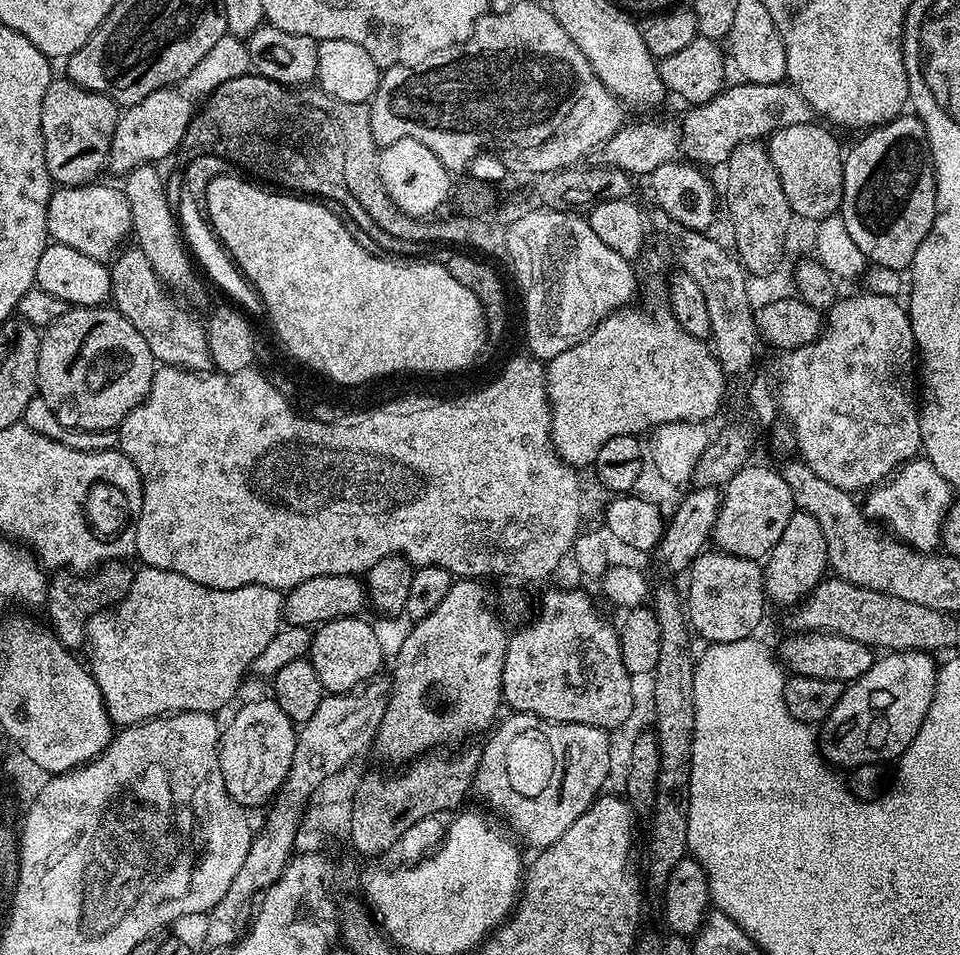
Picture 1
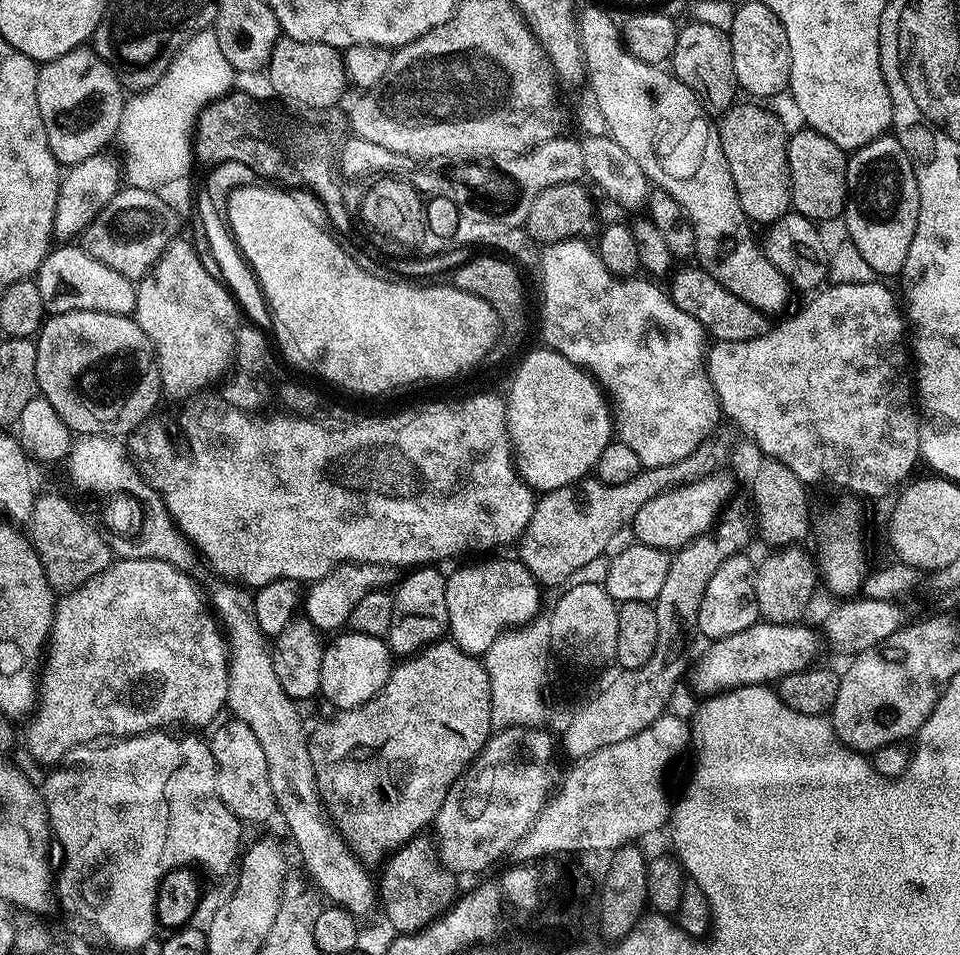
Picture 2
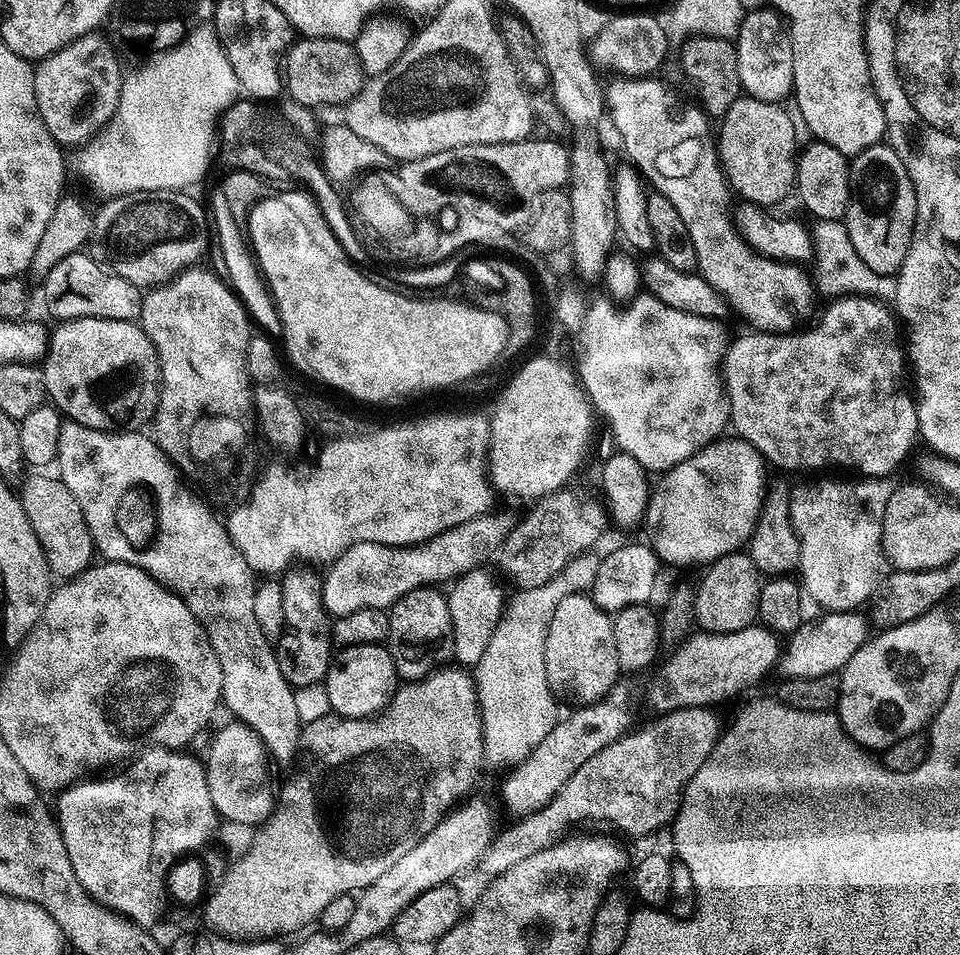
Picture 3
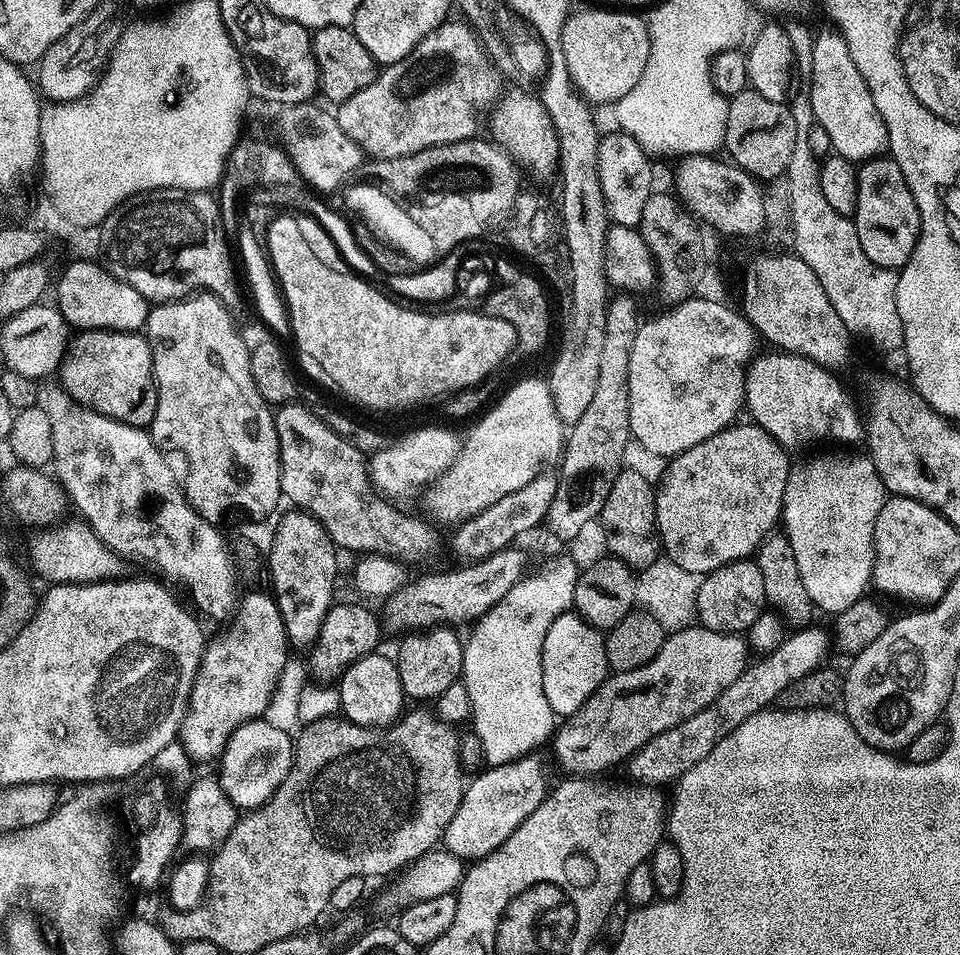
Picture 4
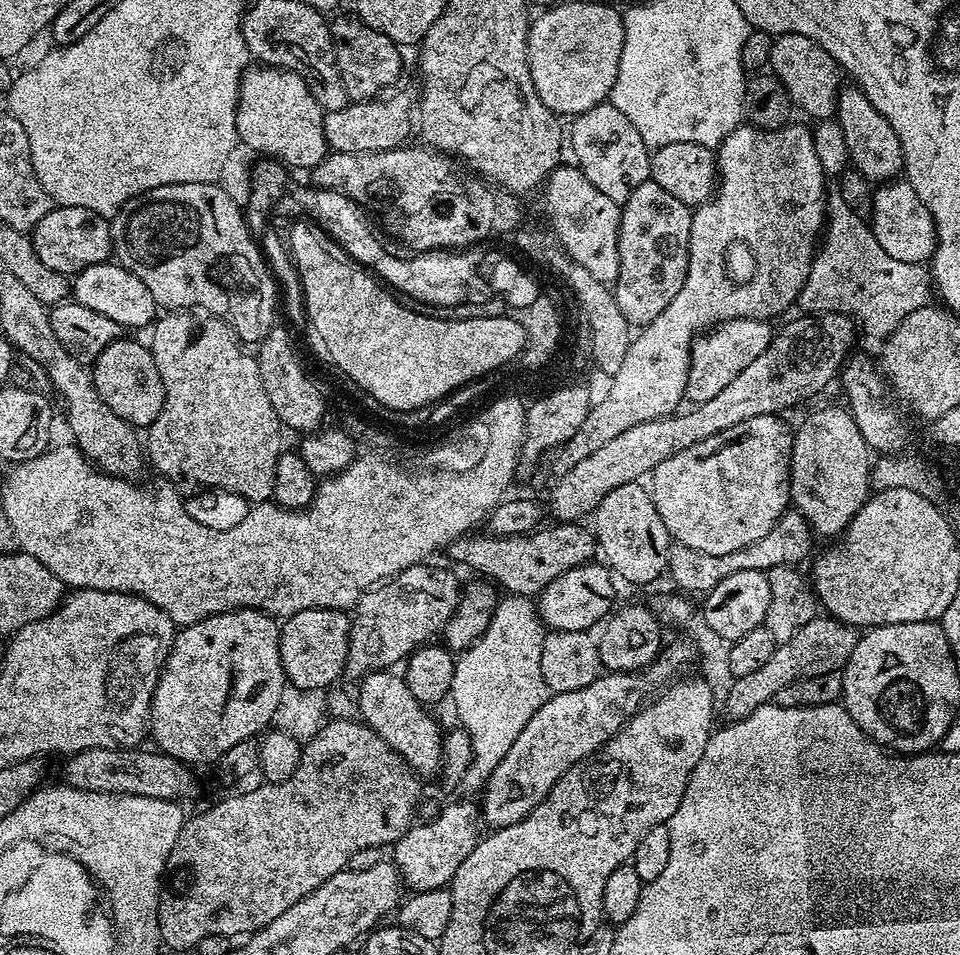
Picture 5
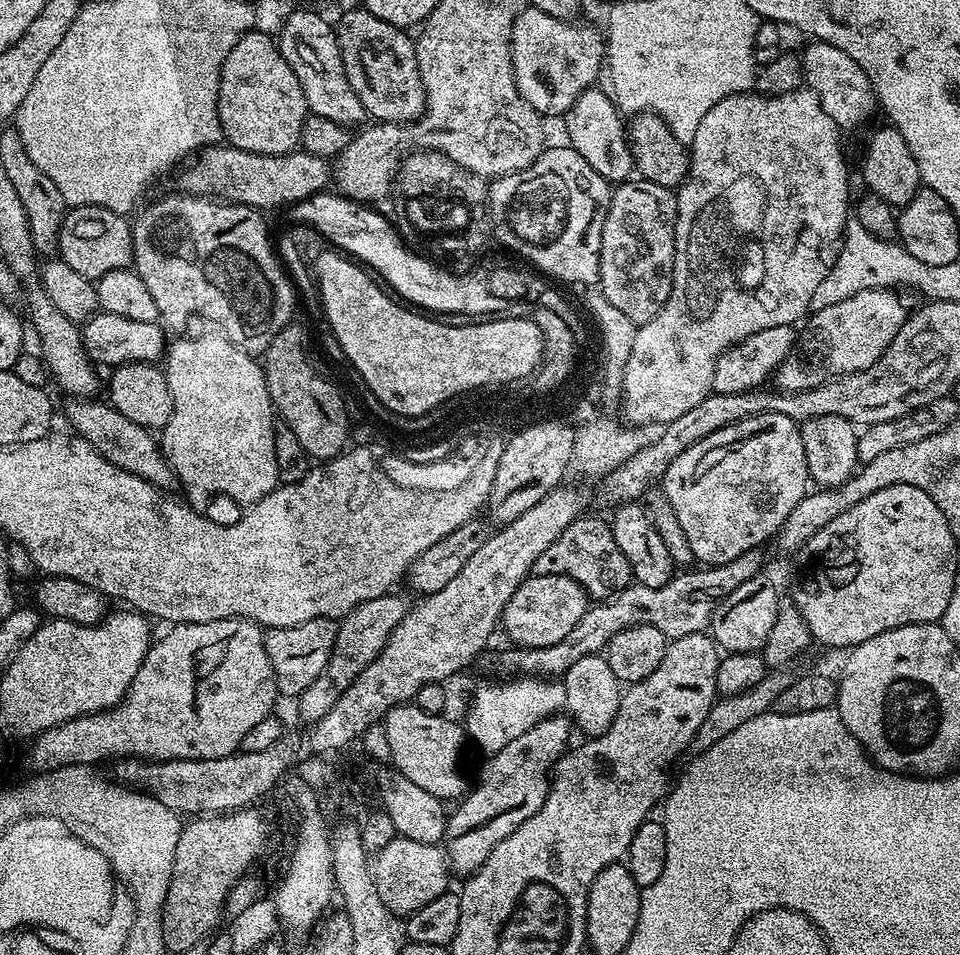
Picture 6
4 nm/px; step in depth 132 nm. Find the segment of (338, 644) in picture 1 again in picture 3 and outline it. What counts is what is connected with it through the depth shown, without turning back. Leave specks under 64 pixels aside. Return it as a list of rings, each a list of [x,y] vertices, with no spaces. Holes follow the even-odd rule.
[[[349,644],[341,647],[328,665],[322,689],[328,697],[326,703],[337,716],[366,720],[375,717],[392,701],[398,677],[396,667],[384,644]]]

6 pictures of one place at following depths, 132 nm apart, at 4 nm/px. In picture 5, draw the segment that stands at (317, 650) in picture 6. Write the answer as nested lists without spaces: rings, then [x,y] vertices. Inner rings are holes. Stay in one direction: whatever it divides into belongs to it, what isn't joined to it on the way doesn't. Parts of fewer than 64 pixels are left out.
[[[311,608],[287,617],[280,624],[280,661],[289,685],[296,688],[328,688],[344,676],[348,639],[352,625],[349,613],[339,608]]]

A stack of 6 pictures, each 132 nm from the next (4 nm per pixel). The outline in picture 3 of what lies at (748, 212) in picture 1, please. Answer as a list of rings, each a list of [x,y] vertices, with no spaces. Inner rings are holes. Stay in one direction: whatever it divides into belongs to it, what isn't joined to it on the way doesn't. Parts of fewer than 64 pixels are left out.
[[[747,94],[726,110],[718,124],[720,166],[731,191],[751,204],[772,206],[793,191],[796,182],[798,143],[790,114],[783,103],[755,100]]]

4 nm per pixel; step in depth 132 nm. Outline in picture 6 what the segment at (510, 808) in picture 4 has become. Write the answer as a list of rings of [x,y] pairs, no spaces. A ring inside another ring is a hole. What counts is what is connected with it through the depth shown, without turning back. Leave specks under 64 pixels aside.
[[[396,835],[392,841],[374,856],[376,889],[389,913],[401,918],[417,912],[426,902],[434,902],[438,894],[449,891],[450,865],[443,847],[411,841]]]

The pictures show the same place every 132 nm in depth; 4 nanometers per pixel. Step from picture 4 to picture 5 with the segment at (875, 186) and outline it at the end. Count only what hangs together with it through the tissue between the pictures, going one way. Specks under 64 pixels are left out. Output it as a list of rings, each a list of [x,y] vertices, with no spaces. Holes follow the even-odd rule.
[[[907,179],[881,183],[873,191],[870,227],[880,246],[901,262],[927,265],[936,252],[936,223]]]

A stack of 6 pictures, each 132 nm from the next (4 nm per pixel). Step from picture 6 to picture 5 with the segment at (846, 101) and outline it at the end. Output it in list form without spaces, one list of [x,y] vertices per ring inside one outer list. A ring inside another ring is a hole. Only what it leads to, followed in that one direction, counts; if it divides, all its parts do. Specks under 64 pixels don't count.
[[[802,34],[775,37],[770,68],[788,91],[788,98],[797,109],[809,112],[813,121],[830,120],[837,115],[836,102],[840,98],[842,69],[836,59]]]

